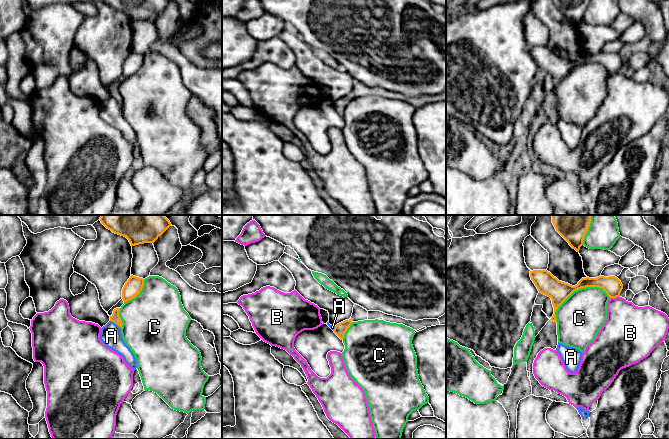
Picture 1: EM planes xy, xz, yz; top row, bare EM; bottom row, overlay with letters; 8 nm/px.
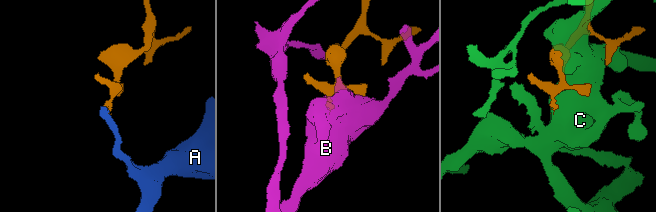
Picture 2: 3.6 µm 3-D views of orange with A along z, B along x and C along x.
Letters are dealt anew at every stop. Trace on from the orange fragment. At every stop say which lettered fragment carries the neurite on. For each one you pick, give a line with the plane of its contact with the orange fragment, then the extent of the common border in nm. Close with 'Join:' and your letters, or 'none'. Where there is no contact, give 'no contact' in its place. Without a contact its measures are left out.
Join: none

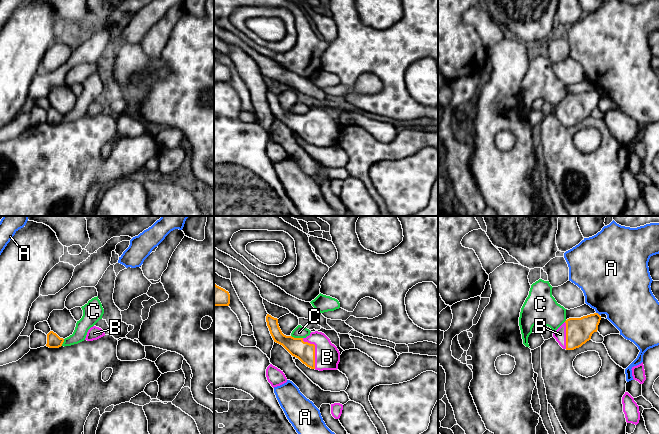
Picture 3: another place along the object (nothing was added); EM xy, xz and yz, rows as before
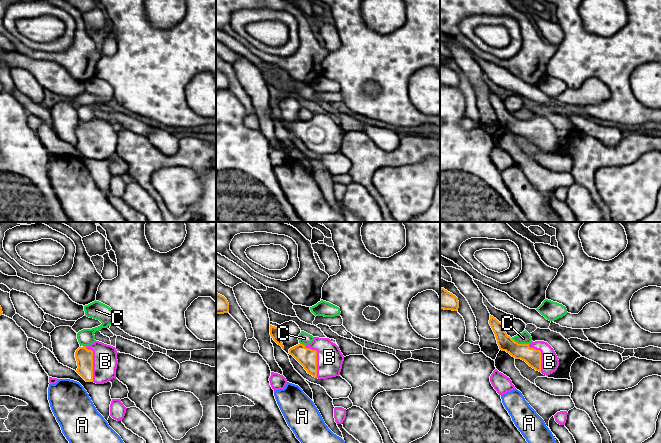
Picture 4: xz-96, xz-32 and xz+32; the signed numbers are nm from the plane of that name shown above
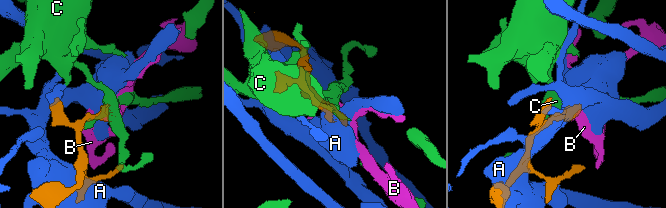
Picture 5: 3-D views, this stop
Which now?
B: contact in xz; length 260 nm
Join: B

